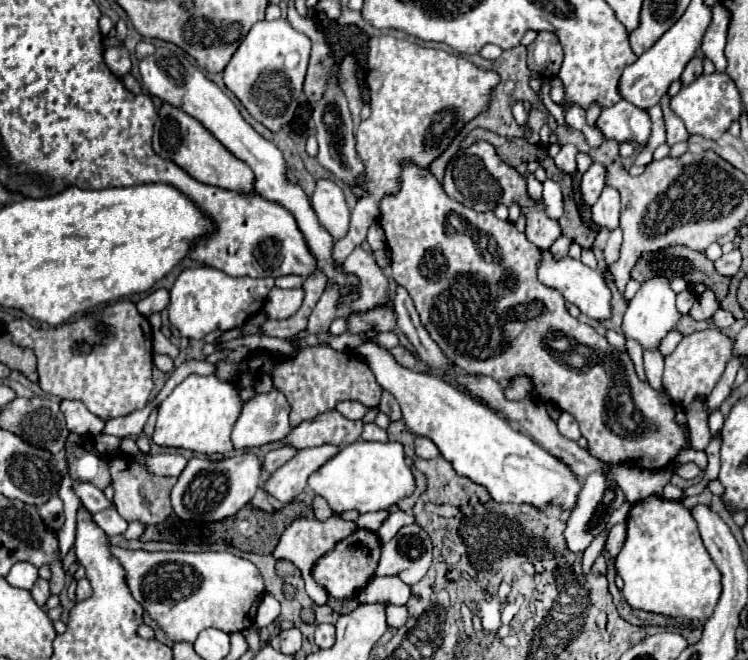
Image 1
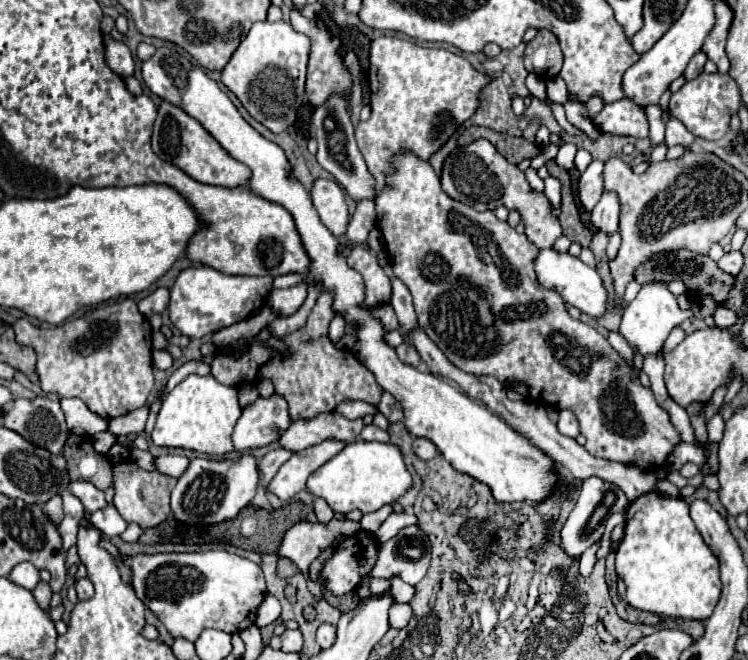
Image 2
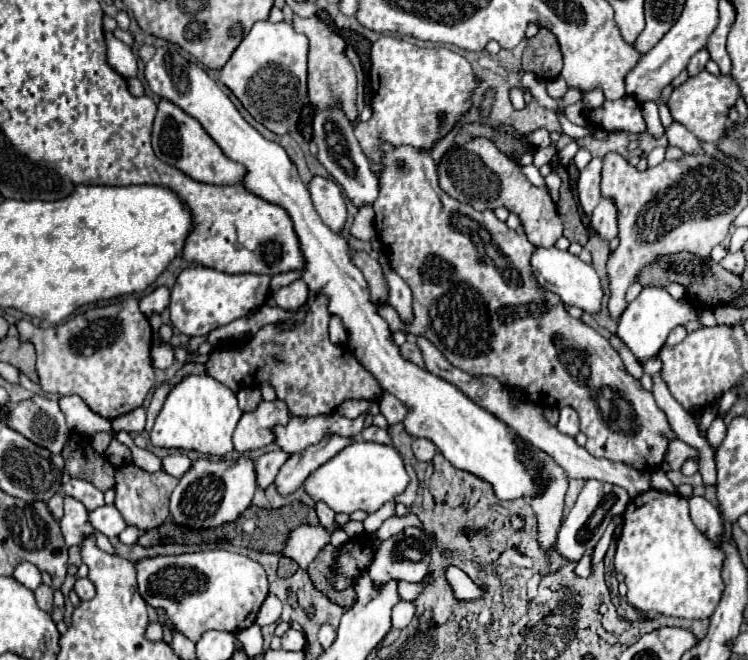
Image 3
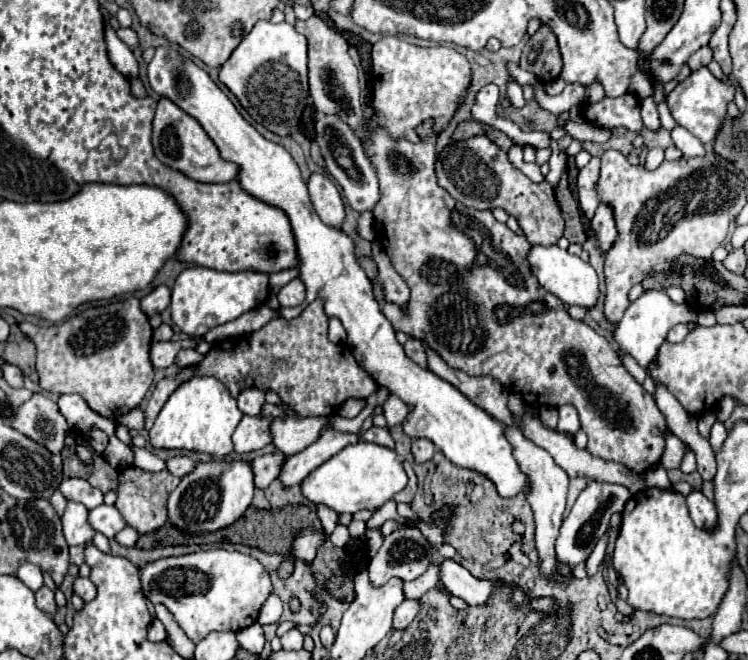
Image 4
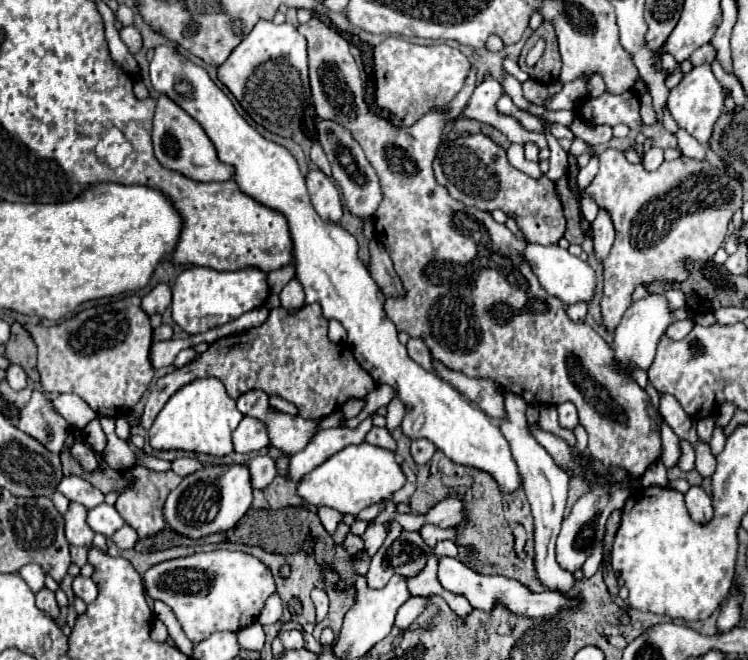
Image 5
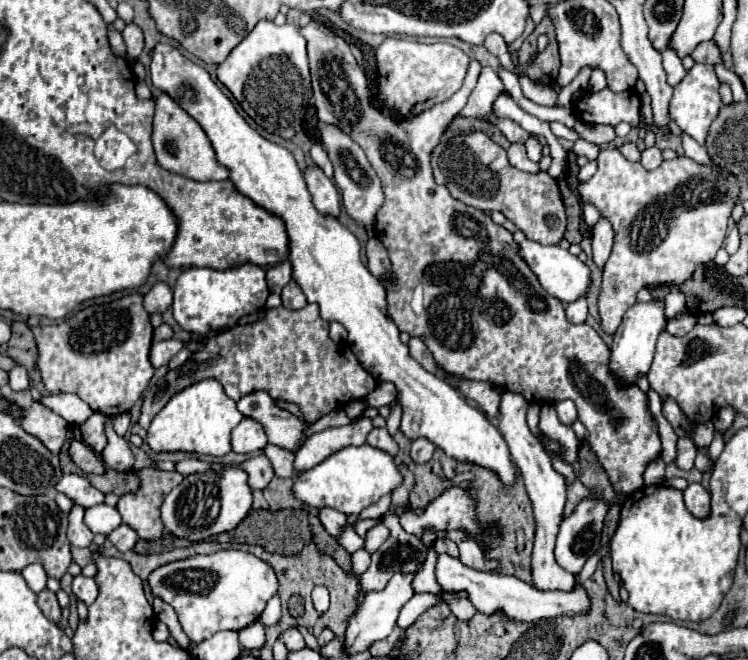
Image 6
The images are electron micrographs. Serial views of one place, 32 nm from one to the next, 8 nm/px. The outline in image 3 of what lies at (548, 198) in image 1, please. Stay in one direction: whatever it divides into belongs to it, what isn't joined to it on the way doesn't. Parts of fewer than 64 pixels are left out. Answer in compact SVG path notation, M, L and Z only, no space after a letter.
M550 172L546 176L546 186L548 186L548 194L552 196L552 202L556 204L558 202L558 190L560 190L560 178L554 172Z

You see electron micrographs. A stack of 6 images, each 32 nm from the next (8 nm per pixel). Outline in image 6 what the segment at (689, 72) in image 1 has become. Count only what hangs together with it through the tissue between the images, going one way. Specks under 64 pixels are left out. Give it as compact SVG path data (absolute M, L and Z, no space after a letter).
M710 40L710 42L702 42L694 52L692 52L692 58L694 58L694 62L698 64L698 62L706 62L706 64L718 64L718 62L722 62L720 60L720 50L718 50L718 46Z

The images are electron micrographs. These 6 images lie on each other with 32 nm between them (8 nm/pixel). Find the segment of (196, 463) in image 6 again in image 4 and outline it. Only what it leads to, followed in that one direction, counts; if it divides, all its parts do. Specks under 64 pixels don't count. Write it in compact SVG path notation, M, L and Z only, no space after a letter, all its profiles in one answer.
M174 456L174 458L166 460L166 470L178 478L188 474L192 468L194 468L194 462L188 456Z

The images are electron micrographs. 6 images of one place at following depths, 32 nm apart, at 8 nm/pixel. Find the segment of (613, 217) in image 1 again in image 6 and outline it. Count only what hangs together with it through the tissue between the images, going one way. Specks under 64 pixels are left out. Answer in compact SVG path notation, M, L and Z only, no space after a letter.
M600 216L598 222L596 222L596 226L592 228L592 256L594 256L594 262L600 268L604 266L604 262L610 256L612 242L614 242L612 224L608 224L608 220L604 220L604 216Z

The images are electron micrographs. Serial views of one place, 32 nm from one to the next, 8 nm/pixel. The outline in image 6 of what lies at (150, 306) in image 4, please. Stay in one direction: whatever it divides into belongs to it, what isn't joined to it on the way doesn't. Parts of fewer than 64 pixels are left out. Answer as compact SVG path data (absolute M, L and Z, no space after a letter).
M164 282L154 284L152 290L144 296L144 308L148 314L154 314L154 312L162 314L170 304L172 304L172 290Z

